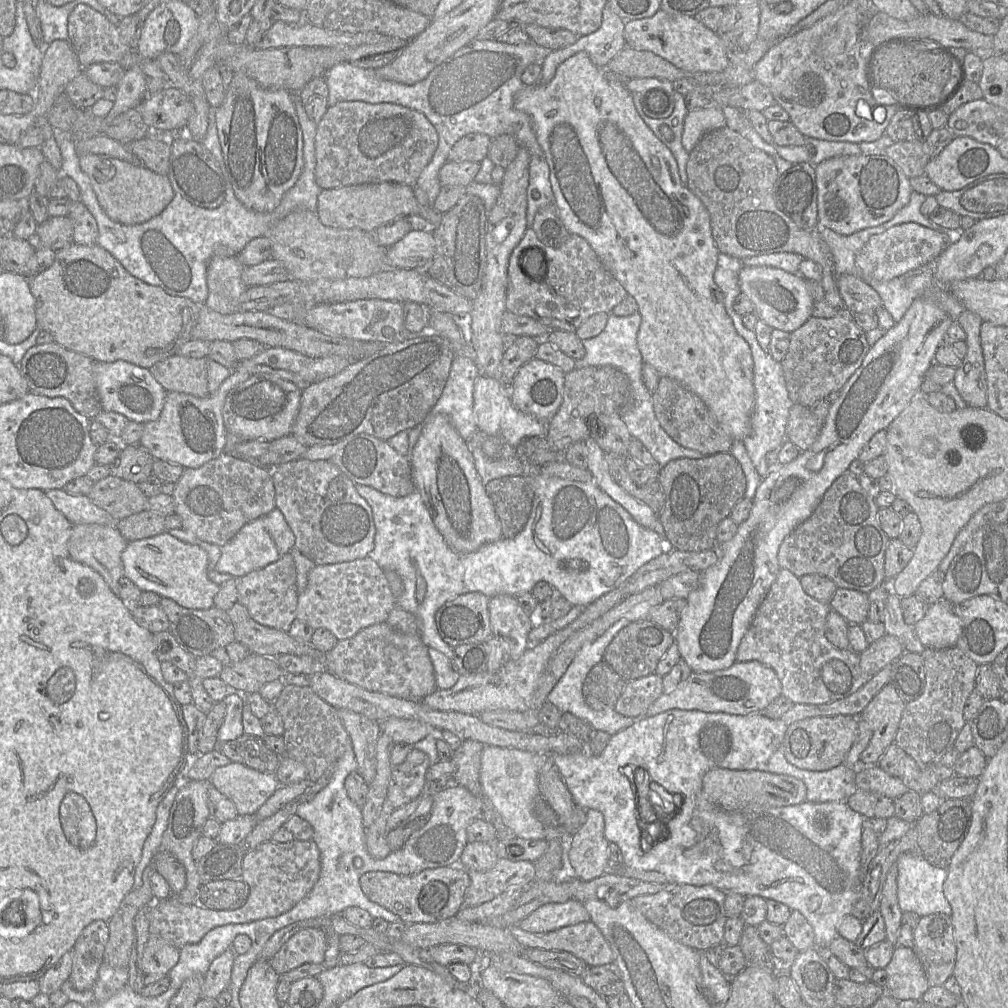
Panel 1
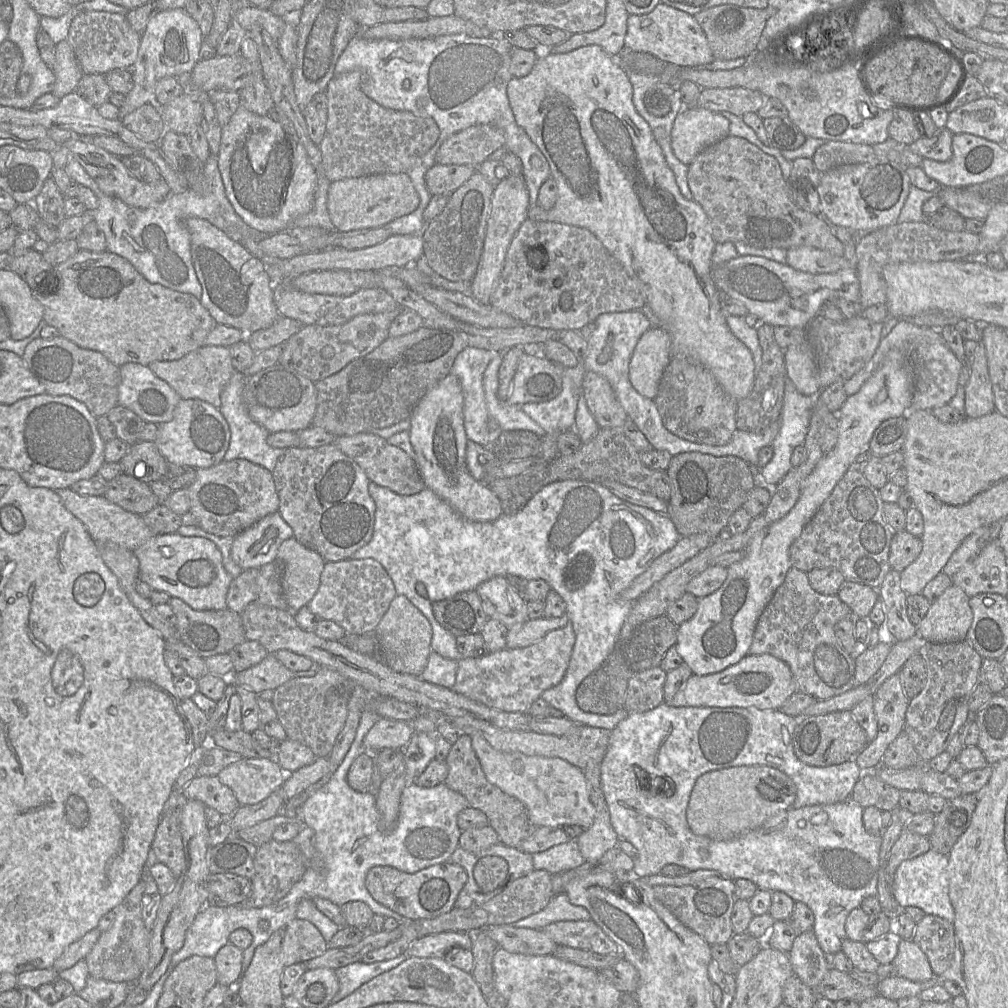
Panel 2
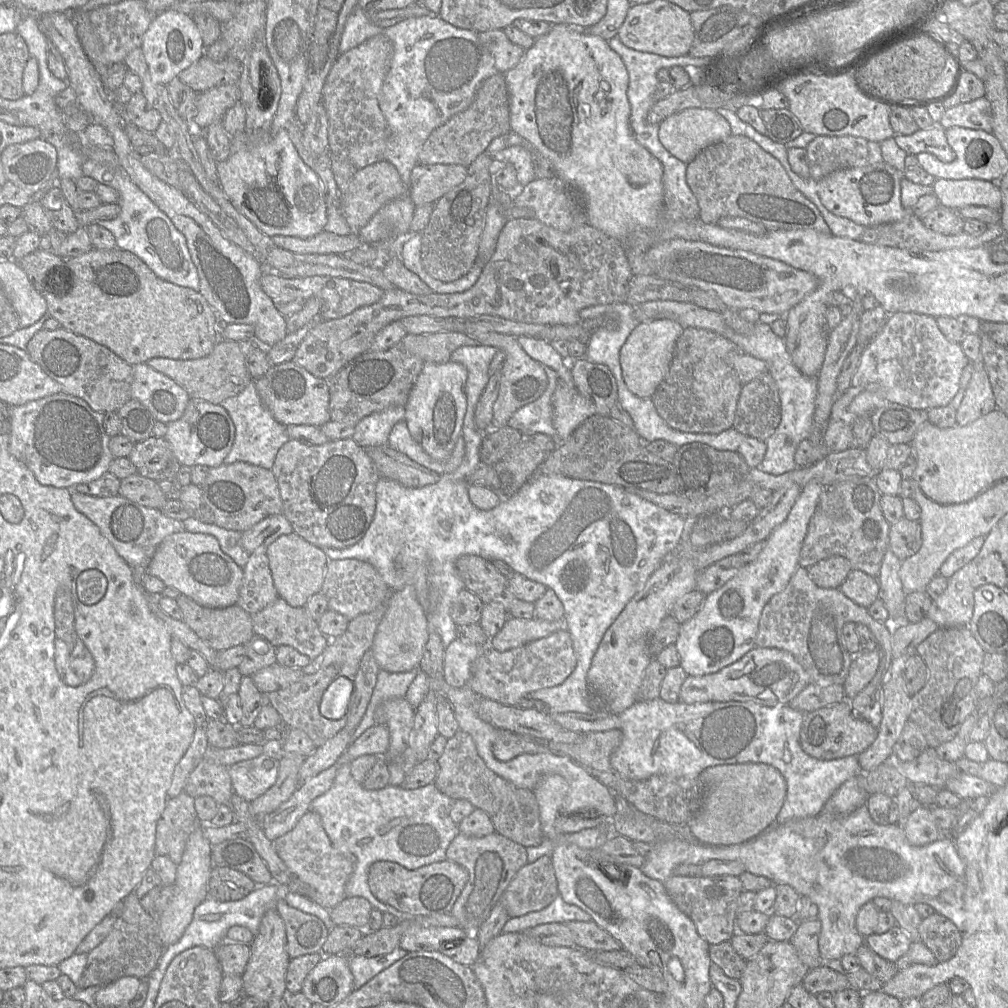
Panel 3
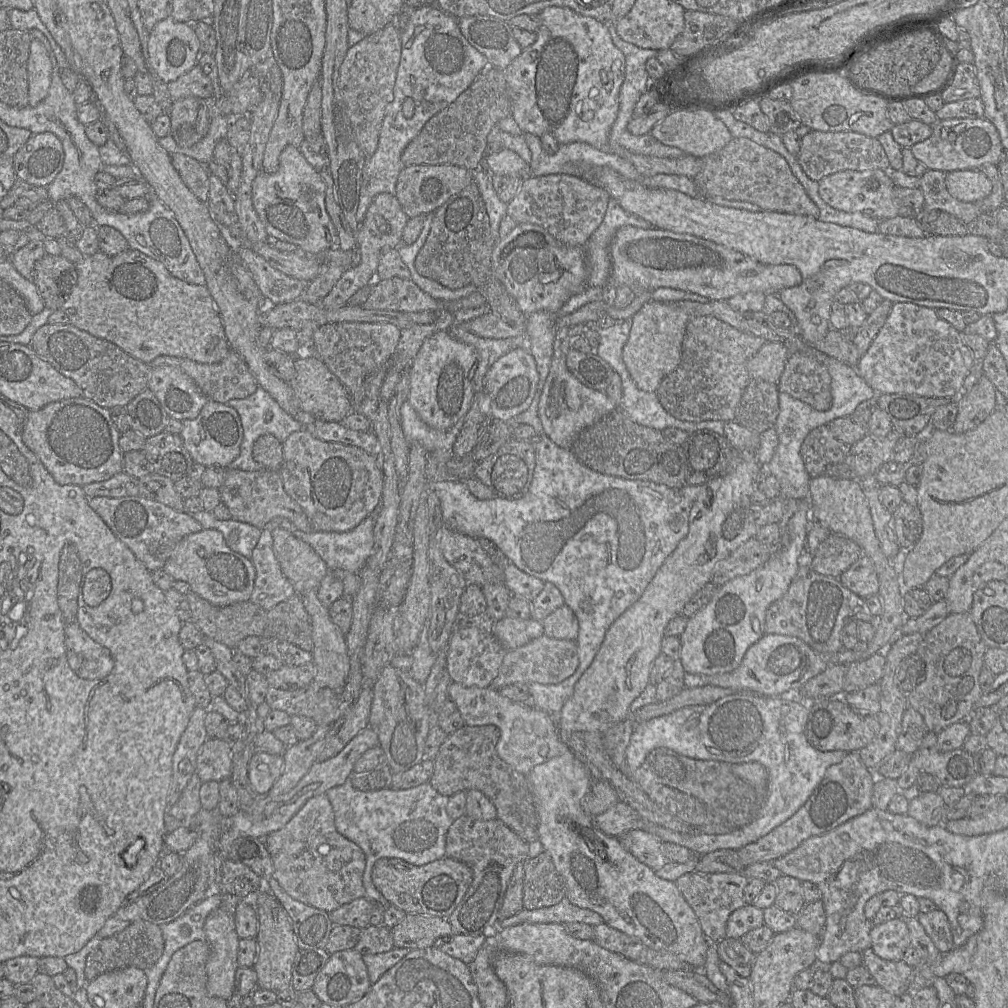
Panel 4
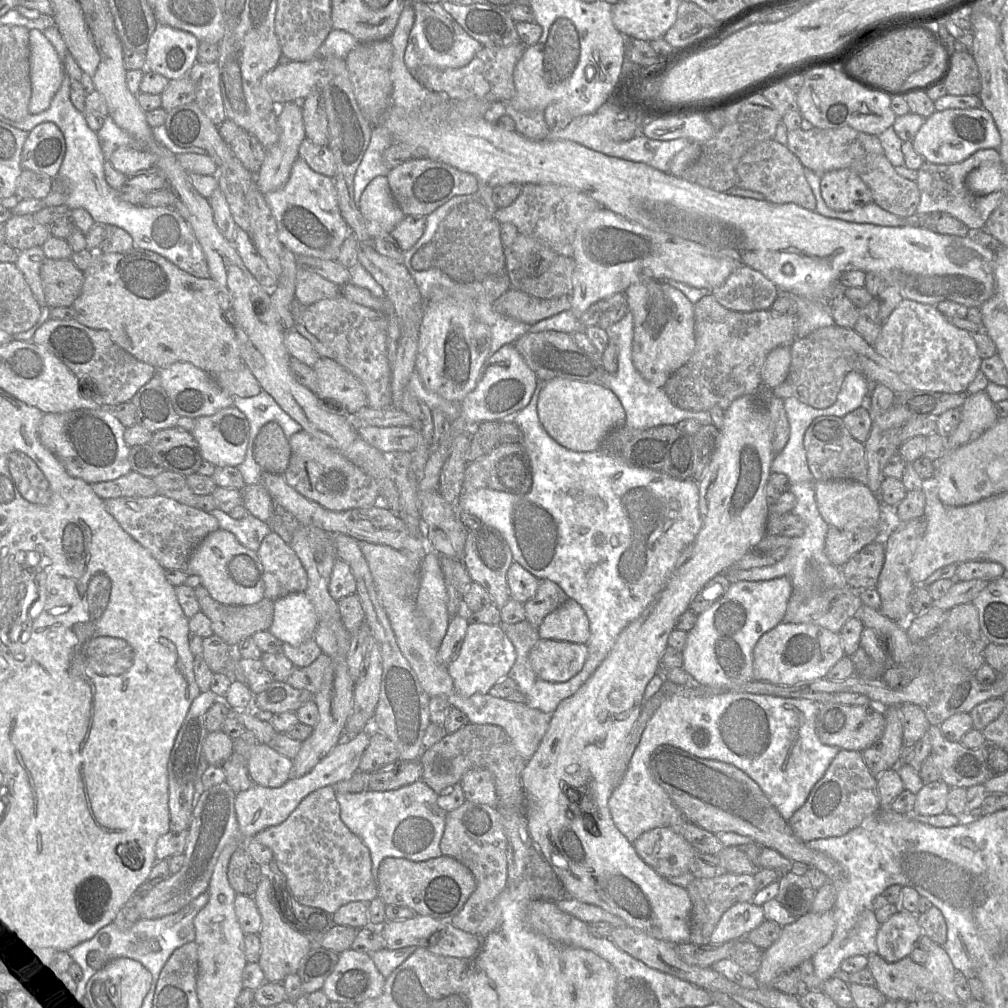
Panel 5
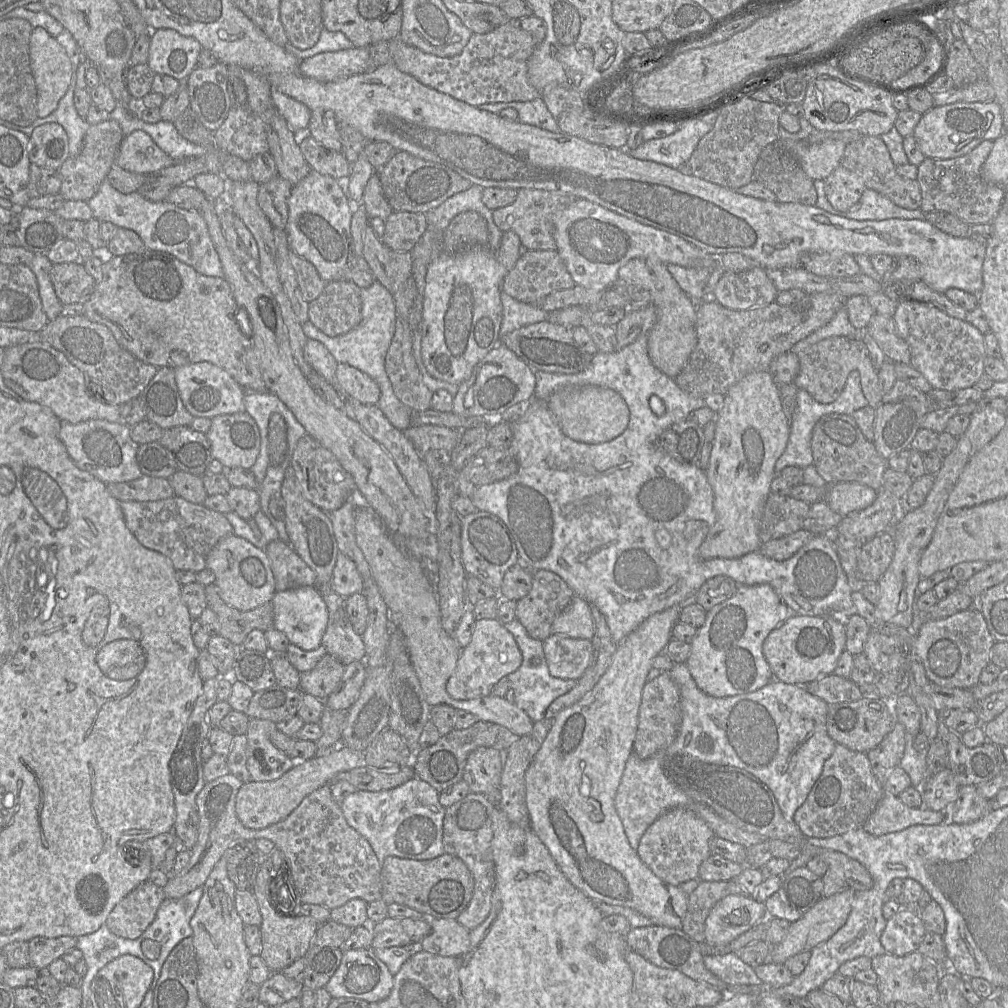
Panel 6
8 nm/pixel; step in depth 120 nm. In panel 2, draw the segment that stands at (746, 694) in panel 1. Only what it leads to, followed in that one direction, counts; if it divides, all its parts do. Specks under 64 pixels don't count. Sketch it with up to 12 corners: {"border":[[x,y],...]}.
{"border":[[770,654],[692,674],[674,707],[779,709],[796,691]]}

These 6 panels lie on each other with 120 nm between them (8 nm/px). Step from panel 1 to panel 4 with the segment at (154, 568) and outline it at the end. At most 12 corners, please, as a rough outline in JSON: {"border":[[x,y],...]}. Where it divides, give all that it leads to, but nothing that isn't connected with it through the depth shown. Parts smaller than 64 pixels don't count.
{"border":[[216,529],[177,544],[162,570],[215,606],[249,601],[251,559]]}

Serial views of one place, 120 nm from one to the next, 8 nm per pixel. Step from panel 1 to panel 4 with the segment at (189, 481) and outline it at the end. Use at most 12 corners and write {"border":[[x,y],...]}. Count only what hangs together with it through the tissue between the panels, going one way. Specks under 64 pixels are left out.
{"border":[[228,469],[218,491],[233,520],[284,518],[314,532],[278,472]]}

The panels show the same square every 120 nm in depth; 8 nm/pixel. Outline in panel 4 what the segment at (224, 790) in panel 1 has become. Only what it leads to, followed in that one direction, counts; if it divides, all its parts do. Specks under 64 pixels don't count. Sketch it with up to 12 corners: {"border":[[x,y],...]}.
{"border":[[255,753],[254,791],[267,795],[283,772],[283,755]]}

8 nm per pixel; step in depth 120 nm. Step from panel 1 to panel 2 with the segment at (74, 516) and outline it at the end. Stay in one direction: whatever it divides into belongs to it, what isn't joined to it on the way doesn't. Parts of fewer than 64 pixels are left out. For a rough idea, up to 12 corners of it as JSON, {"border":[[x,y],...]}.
{"border":[[59,489],[97,544],[134,551],[154,536],[142,515],[103,495]]}

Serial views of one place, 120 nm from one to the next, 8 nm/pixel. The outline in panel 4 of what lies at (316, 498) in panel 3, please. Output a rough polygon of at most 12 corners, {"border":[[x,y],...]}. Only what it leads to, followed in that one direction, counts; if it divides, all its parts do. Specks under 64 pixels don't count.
{"border":[[305,429],[278,473],[314,532],[381,504],[377,457]]}

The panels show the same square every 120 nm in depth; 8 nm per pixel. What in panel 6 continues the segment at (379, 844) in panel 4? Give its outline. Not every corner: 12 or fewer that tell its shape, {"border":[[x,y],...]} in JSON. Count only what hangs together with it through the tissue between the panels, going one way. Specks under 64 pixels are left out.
{"border":[[414,777],[357,790],[349,826],[388,856],[445,853],[439,792]]}

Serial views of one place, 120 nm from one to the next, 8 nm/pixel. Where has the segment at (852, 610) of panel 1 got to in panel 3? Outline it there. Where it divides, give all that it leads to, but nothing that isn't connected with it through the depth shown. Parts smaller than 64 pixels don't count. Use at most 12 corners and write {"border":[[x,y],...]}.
{"border":[[852,569],[839,589],[868,608],[880,596],[877,578]]}

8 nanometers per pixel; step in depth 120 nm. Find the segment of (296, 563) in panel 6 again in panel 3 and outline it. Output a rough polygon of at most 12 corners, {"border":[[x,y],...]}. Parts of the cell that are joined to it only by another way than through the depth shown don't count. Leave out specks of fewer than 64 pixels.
{"border":[[266,553],[250,554],[237,605],[252,615],[279,596]]}

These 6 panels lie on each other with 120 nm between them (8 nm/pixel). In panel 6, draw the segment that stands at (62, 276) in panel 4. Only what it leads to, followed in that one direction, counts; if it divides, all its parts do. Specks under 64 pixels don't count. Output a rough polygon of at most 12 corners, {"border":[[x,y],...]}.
{"border":[[81,261],[53,264],[63,306],[84,303],[96,284]]}

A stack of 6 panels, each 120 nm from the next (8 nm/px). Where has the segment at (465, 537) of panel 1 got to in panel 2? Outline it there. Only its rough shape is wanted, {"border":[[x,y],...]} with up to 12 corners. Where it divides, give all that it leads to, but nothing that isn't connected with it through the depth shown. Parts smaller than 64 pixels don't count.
{"border":[[448,374],[417,403],[410,442],[426,488],[492,522],[498,497],[466,466],[464,397]]}

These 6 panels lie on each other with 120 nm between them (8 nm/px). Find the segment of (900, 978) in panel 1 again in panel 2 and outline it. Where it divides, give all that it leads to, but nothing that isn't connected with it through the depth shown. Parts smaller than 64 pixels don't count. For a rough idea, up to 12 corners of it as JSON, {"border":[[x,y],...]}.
{"border":[[901,939],[891,962],[897,976],[923,982],[933,977],[927,956]]}

